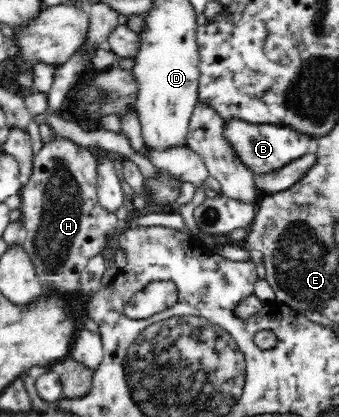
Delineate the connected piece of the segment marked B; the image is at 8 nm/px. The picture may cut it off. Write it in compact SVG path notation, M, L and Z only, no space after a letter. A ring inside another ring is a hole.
M227 120L224 129L227 141L235 148L241 161L253 169L254 174L267 174L276 171L290 161L299 159L312 151L313 137L301 133L294 127L275 124L252 124L243 120Z

